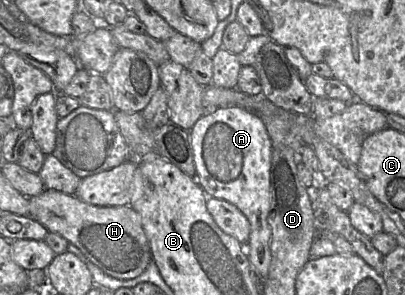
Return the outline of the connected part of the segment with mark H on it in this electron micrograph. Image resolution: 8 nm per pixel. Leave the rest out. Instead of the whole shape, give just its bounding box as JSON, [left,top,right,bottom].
[29,189,152,279]

